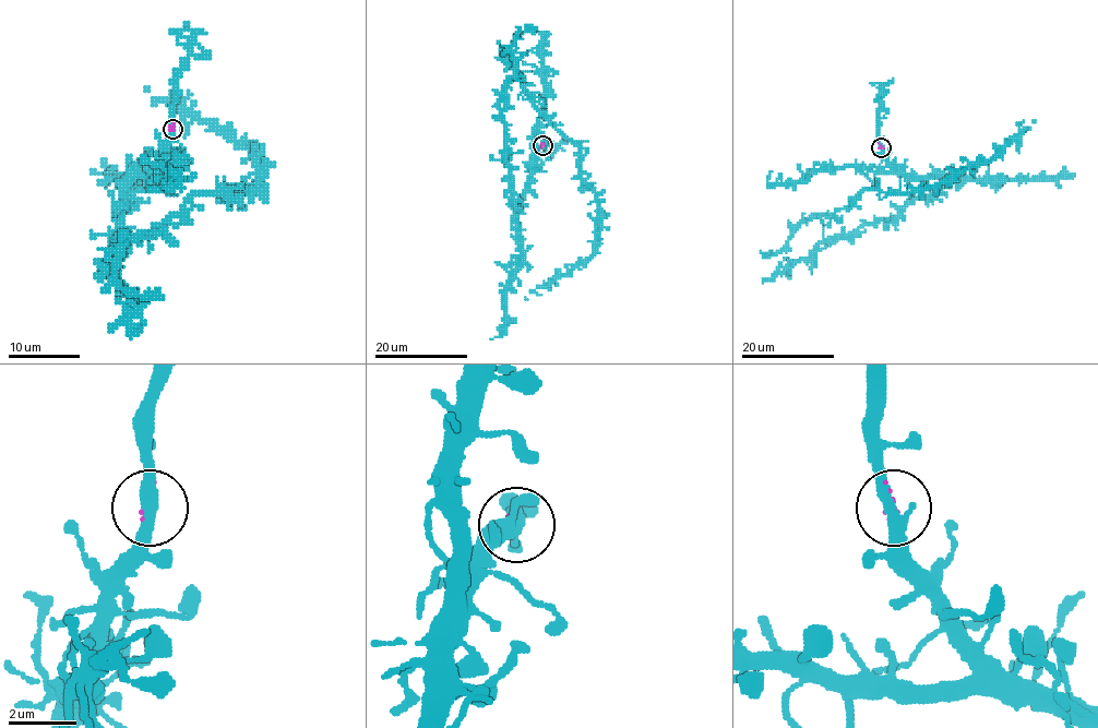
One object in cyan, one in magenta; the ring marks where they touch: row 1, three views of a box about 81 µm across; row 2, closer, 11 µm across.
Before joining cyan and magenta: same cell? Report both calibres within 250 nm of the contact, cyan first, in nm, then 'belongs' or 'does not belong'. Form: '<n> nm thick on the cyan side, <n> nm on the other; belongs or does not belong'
380 nm thick on the cyan side, 90 nm on the other; does not belong

